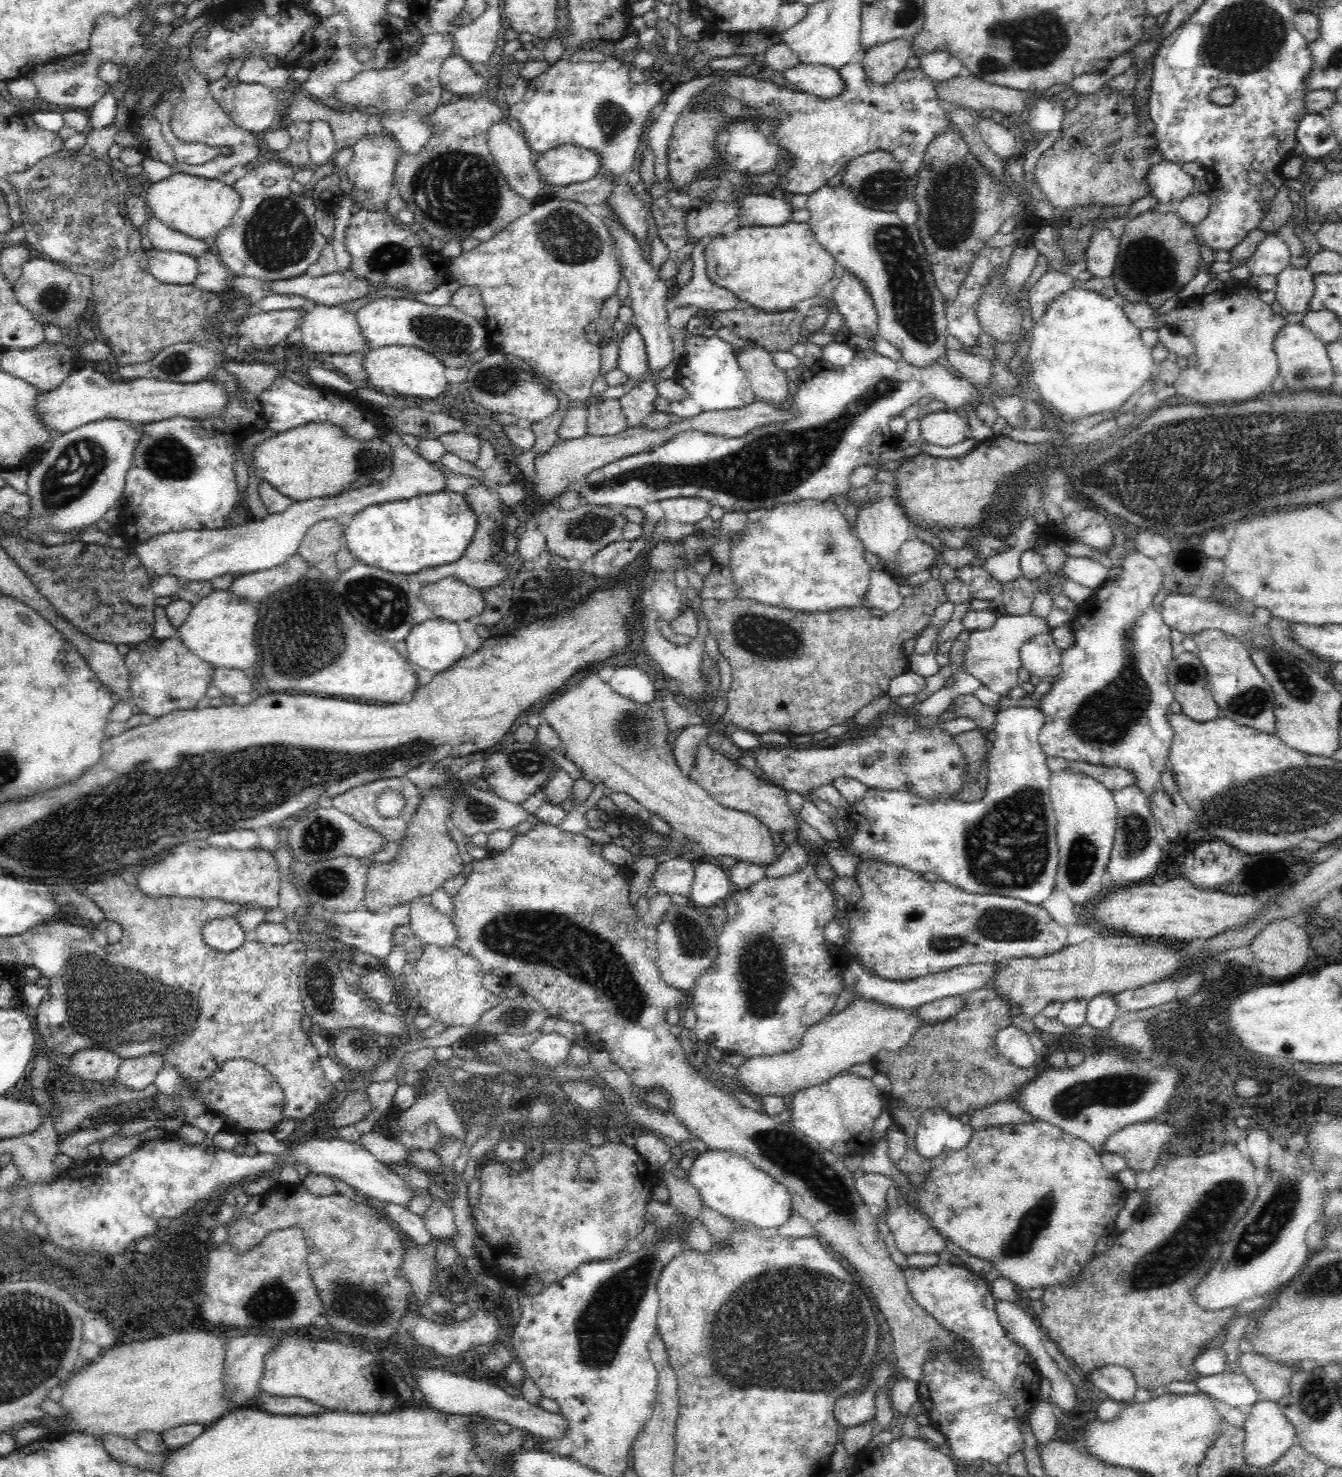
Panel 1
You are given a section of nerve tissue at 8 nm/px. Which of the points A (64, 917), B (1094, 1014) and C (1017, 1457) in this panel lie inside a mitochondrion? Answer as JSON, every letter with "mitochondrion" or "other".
{"A":"other","B":"other","C":"other"}

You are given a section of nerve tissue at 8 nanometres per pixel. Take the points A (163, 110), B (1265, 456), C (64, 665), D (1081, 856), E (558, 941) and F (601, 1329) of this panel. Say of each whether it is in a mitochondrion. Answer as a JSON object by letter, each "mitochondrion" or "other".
{"A":"mitochondrion","B":"mitochondrion","C":"mitochondrion","D":"mitochondrion","E":"mitochondrion","F":"mitochondrion"}

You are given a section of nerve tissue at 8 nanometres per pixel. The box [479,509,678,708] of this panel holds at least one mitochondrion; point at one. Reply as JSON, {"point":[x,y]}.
{"point":[593,528]}

